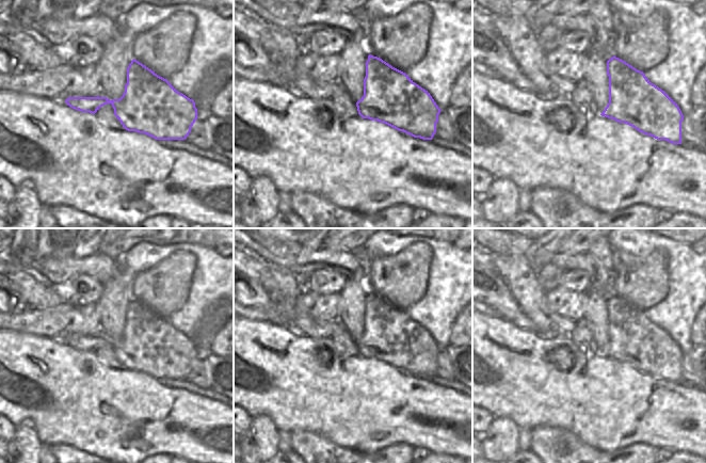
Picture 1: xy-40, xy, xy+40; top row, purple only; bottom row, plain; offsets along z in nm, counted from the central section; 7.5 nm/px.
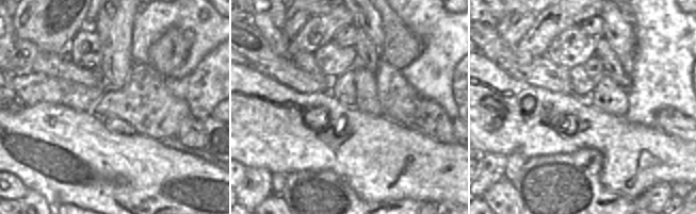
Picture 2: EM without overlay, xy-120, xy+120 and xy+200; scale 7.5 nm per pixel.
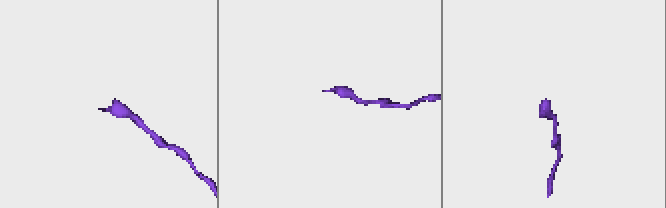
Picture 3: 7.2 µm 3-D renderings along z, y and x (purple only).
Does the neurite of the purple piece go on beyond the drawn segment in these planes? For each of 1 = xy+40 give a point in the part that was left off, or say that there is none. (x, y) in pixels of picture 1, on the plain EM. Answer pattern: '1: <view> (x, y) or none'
1: none

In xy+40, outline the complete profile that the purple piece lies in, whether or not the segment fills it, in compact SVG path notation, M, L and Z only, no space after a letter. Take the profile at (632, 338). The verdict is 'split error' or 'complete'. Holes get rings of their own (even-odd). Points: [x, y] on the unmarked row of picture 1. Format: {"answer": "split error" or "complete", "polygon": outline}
{"answer": "complete", "polygon": "M615 294L607 300L607 314L609 341L601 355L625 362L657 379L681 383L684 354L664 330Z"}

